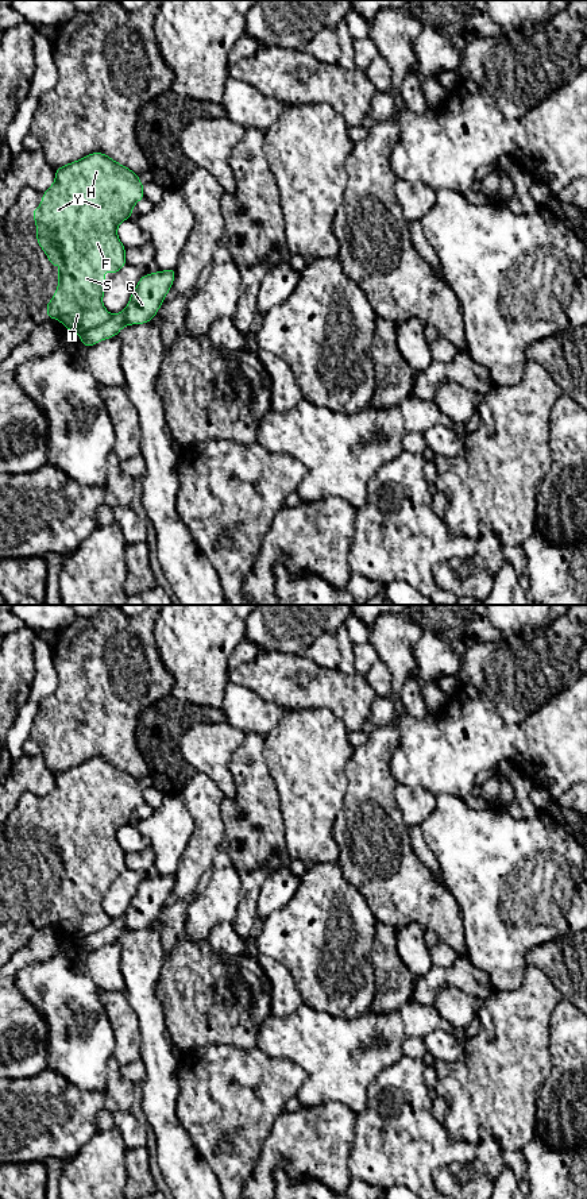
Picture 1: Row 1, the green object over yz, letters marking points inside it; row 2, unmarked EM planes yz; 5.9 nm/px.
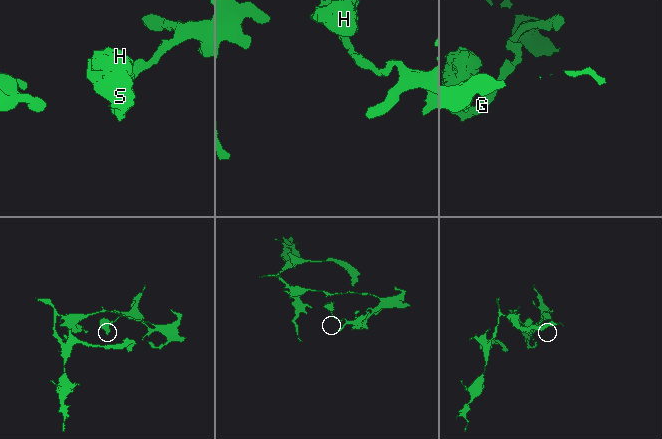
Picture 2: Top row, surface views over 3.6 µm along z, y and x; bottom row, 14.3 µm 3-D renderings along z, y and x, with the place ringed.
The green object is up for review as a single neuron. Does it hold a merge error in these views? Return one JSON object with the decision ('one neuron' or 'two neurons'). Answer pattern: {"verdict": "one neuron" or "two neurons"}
{"verdict": "two neurons"}

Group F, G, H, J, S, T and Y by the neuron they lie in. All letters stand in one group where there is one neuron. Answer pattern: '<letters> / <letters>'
F H J S T Y / G

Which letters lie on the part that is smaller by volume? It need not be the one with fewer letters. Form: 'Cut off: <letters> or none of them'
Cut off: F, H, J, S, T, Y

